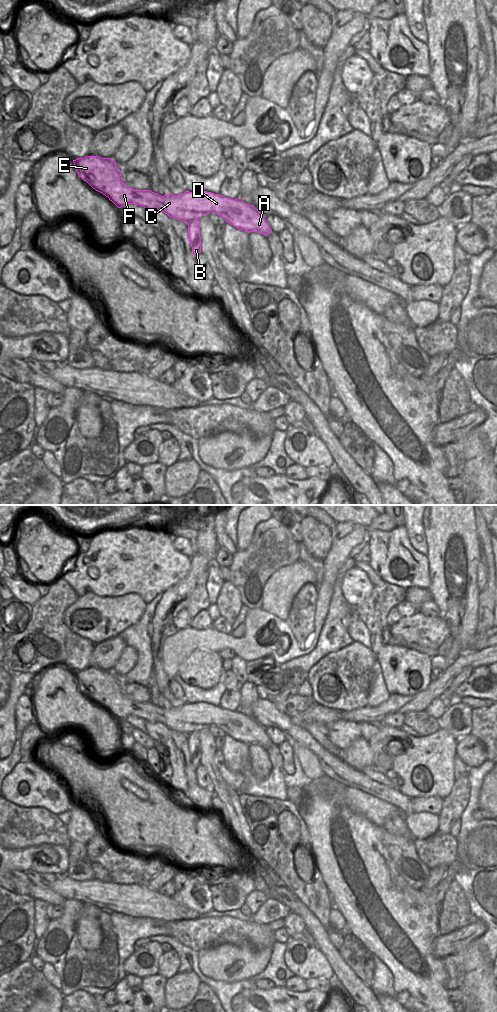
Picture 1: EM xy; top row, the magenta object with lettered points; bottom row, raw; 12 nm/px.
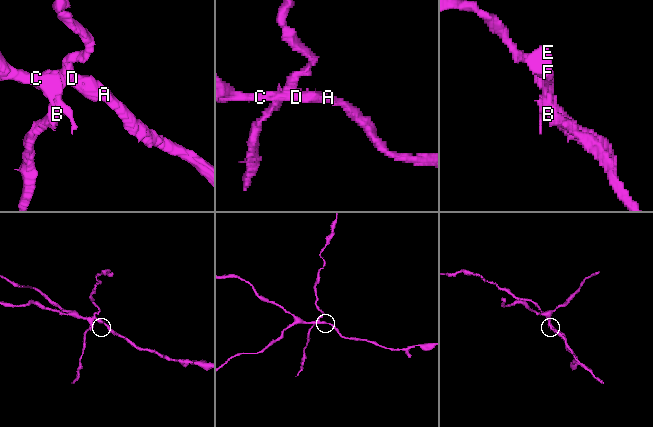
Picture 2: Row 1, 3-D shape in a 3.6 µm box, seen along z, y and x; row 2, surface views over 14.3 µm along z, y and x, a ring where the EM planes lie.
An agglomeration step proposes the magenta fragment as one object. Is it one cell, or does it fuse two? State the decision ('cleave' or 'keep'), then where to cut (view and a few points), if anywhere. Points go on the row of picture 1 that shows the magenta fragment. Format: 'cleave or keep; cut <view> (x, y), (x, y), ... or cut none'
cleave; cut xy (198, 219), (187, 222)

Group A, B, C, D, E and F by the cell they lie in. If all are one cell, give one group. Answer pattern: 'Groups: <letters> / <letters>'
Groups: A C D E F / B.

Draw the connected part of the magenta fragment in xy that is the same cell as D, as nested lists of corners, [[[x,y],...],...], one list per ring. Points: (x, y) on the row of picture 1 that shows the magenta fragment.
[[[91,155],[73,160],[73,163],[79,177],[118,208],[136,204],[145,209],[160,210],[171,218],[187,223],[214,212],[239,230],[265,236],[272,232],[265,216],[239,198],[233,200],[204,190],[161,196],[151,190],[135,190],[126,185],[112,158]]]

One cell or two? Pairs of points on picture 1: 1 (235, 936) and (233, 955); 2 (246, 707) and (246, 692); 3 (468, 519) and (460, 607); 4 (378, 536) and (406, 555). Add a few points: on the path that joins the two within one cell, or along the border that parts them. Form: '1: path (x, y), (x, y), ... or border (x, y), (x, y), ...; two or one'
1: border (258, 944), (240, 942), (220, 944), (211, 948); two
2: path (246, 703), (246, 696); one
3: path (460, 541), (460, 585); one
4: path (385, 542), (388, 542), (399, 553); one

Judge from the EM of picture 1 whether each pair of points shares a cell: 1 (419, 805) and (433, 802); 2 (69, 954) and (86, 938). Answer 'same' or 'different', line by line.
1: same
2: different

